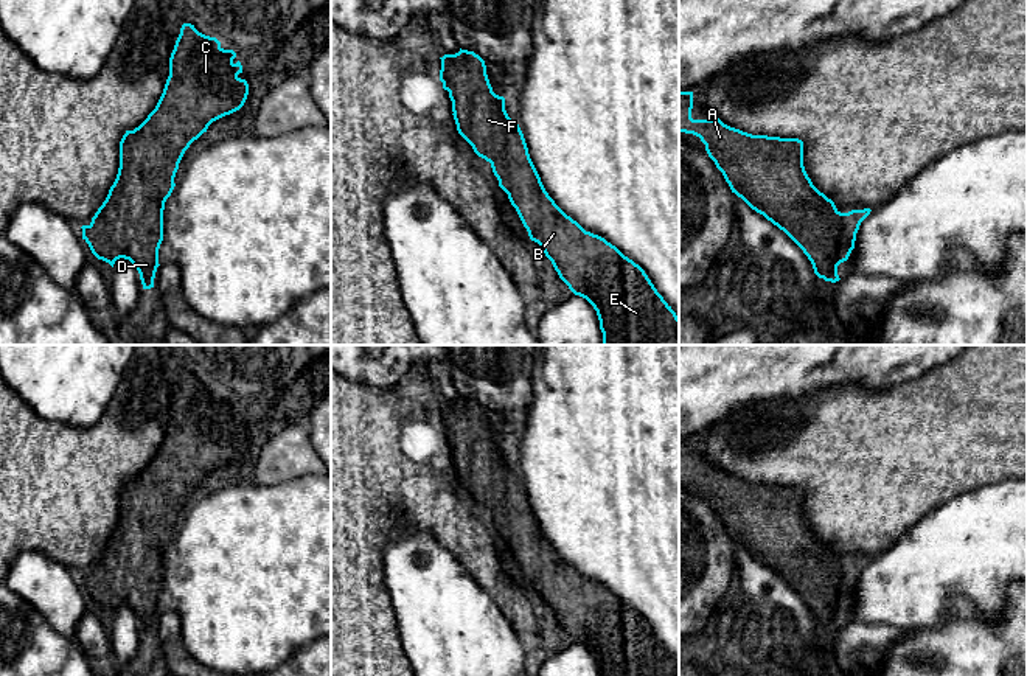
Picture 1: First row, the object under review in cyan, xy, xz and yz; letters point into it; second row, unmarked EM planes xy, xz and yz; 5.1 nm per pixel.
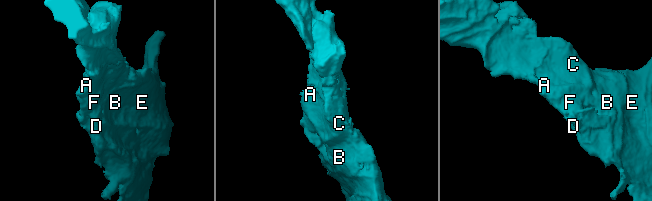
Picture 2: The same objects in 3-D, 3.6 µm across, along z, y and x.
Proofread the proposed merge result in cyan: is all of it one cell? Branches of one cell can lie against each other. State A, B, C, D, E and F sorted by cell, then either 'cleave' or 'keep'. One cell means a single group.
groups A B C D E F; keep

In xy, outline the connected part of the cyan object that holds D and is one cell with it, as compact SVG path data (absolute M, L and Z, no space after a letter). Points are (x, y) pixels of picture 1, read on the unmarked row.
M183 371L169 406L169 424L155 457L120 490L120 516L113 533L92 570L82 573L82 587L92 601L112 615L117 608L129 608L138 619L143 637L154 636L158 597L163 589L163 558L176 531L179 511L208 474L239 458L249 443L249 432L238 423L242 413L233 407L233 398L224 398L216 385L199 381Z

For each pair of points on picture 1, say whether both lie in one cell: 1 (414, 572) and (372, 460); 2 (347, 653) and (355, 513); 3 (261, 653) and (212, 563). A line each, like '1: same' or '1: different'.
1: different
2: same
3: same

